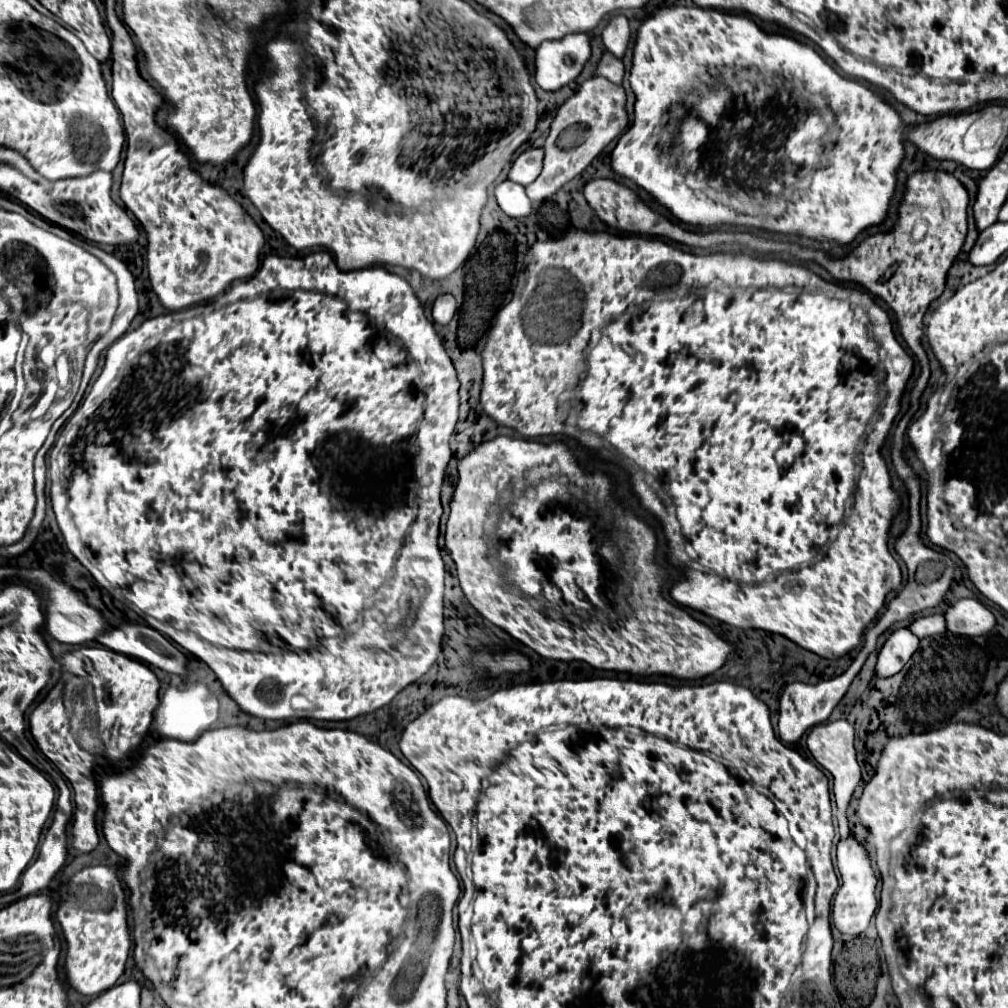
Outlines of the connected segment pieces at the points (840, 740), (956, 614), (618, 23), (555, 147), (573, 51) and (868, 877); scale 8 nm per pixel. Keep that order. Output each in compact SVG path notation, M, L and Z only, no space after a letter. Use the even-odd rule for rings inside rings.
M832 721L832 723L822 723L816 725L810 733L808 733L808 749L814 755L814 759L832 773L834 777L834 797L836 797L836 805L838 805L838 833L840 839L846 839L850 835L850 823L846 817L846 807L850 803L850 797L854 793L854 789L858 787L860 779L862 779L862 771L860 765L856 761L856 749L854 749L854 729L848 721Z
M960 599L944 611L946 629L956 635L986 635L994 625L994 615L976 599Z
M616 15L610 19L602 33L602 41L606 45L606 51L610 51L614 57L622 59L630 41L630 29L628 29L628 19L624 15Z
M592 77L580 85L580 89L558 109L550 133L544 141L544 169L540 177L526 187L526 195L534 201L546 201L552 197L562 185L580 175L592 161L602 153L602 149L628 125L626 115L626 93L620 85L610 83L602 77Z
M568 35L536 49L536 83L544 91L558 91L572 83L590 59L588 35Z
M850 835L850 839L840 841L838 843L838 869L842 873L842 887L838 889L838 893L834 895L834 903L832 903L832 923L834 927L842 933L842 935L860 935L866 931L874 911L876 911L876 877L866 853L866 847L860 845L854 835Z

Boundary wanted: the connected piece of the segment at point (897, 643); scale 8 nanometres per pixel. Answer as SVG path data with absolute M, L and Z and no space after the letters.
M910 629L894 631L878 653L874 677L892 677L892 675L896 675L908 663L912 653L918 649L918 643L920 641L914 639L914 635L910 635Z

